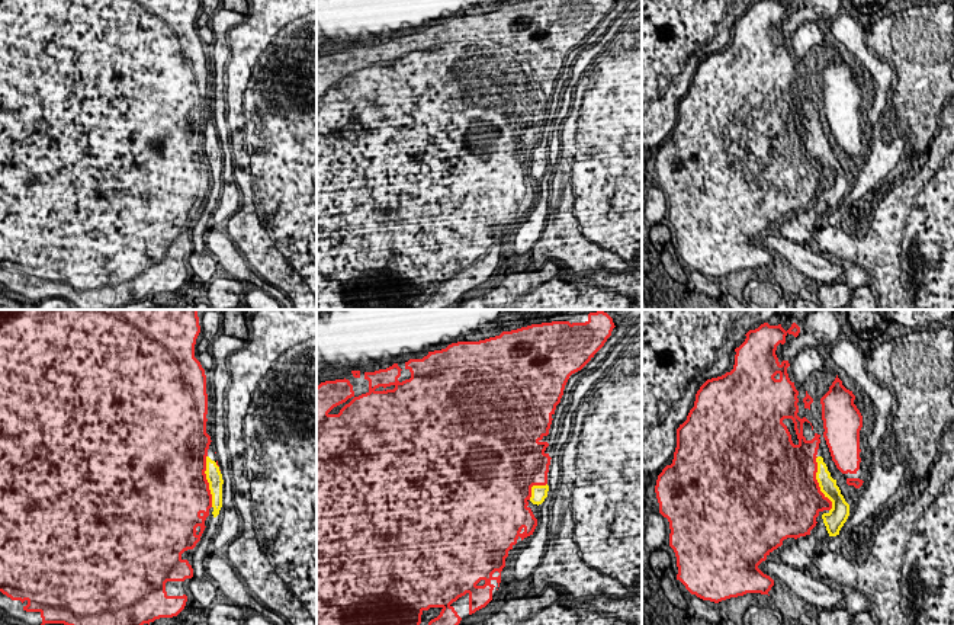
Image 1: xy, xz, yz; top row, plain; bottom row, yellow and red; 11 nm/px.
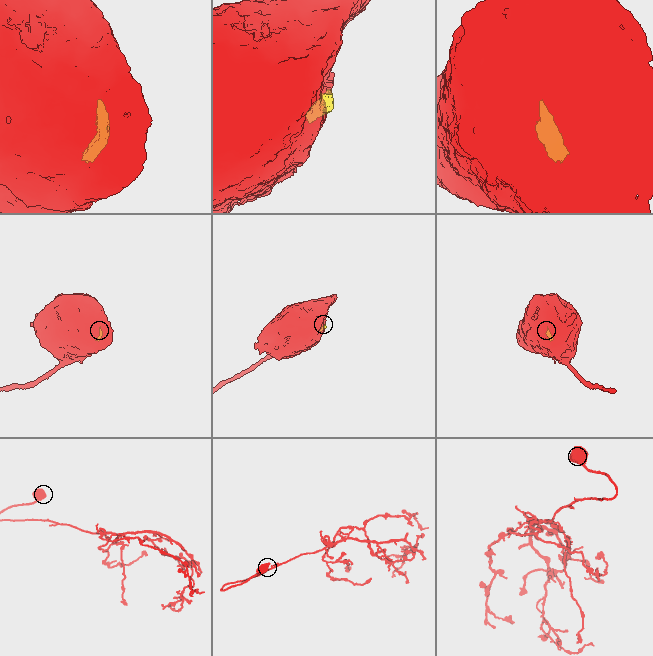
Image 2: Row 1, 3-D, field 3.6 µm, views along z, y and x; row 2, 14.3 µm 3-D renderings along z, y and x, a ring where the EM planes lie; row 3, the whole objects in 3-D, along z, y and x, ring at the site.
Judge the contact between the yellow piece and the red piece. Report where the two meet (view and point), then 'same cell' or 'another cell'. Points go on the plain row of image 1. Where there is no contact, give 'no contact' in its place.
yz (819, 159) | another cell

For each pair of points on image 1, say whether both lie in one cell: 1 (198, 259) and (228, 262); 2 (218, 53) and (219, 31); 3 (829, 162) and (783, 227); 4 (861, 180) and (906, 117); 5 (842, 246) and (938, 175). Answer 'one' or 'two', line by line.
1: two
2: one
3: one
4: two
5: one

